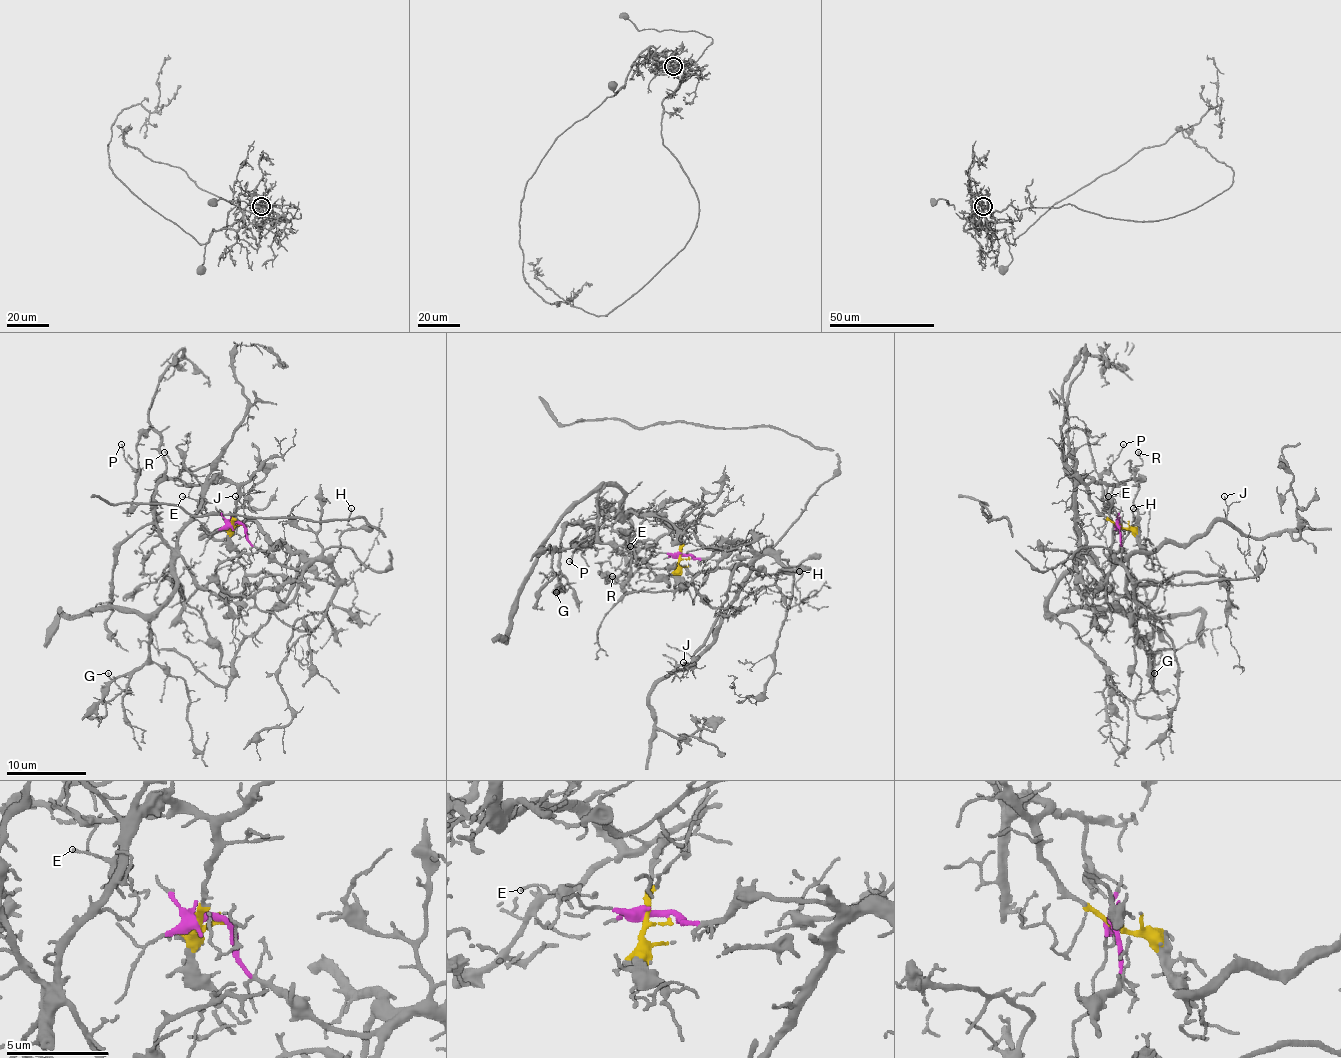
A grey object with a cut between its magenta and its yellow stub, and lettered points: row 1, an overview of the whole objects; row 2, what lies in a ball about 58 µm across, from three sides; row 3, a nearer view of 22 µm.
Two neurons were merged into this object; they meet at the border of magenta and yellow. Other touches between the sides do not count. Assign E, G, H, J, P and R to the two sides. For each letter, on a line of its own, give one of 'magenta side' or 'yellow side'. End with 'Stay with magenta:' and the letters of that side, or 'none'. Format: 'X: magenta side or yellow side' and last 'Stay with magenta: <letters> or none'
E: yellow side
G: yellow side
H: magenta side
J: magenta side
P: yellow side
R: yellow side
Stay with magenta: H, J

